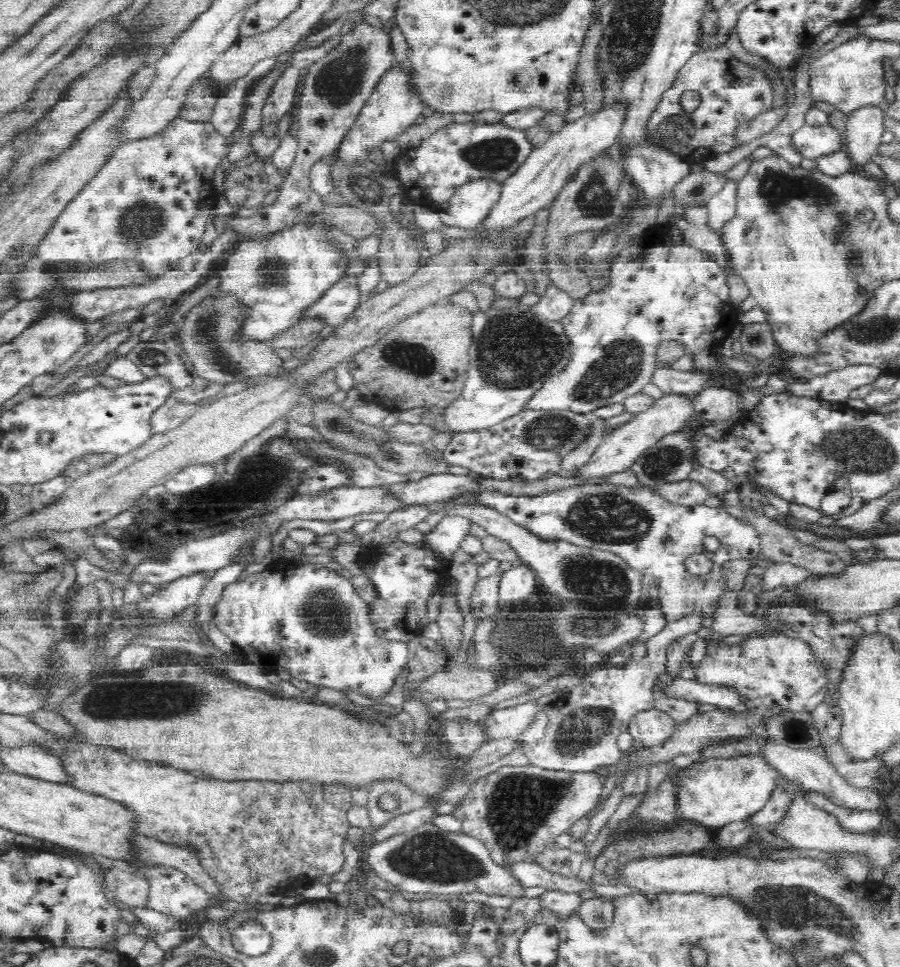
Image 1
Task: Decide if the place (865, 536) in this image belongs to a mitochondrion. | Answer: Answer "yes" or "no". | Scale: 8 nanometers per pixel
no

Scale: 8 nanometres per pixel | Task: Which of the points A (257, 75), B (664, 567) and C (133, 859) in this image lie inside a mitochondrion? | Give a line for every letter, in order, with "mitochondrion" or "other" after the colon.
A: other
B: other
C: other

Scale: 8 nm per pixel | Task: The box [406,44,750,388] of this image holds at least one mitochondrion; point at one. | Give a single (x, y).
(497, 154)

